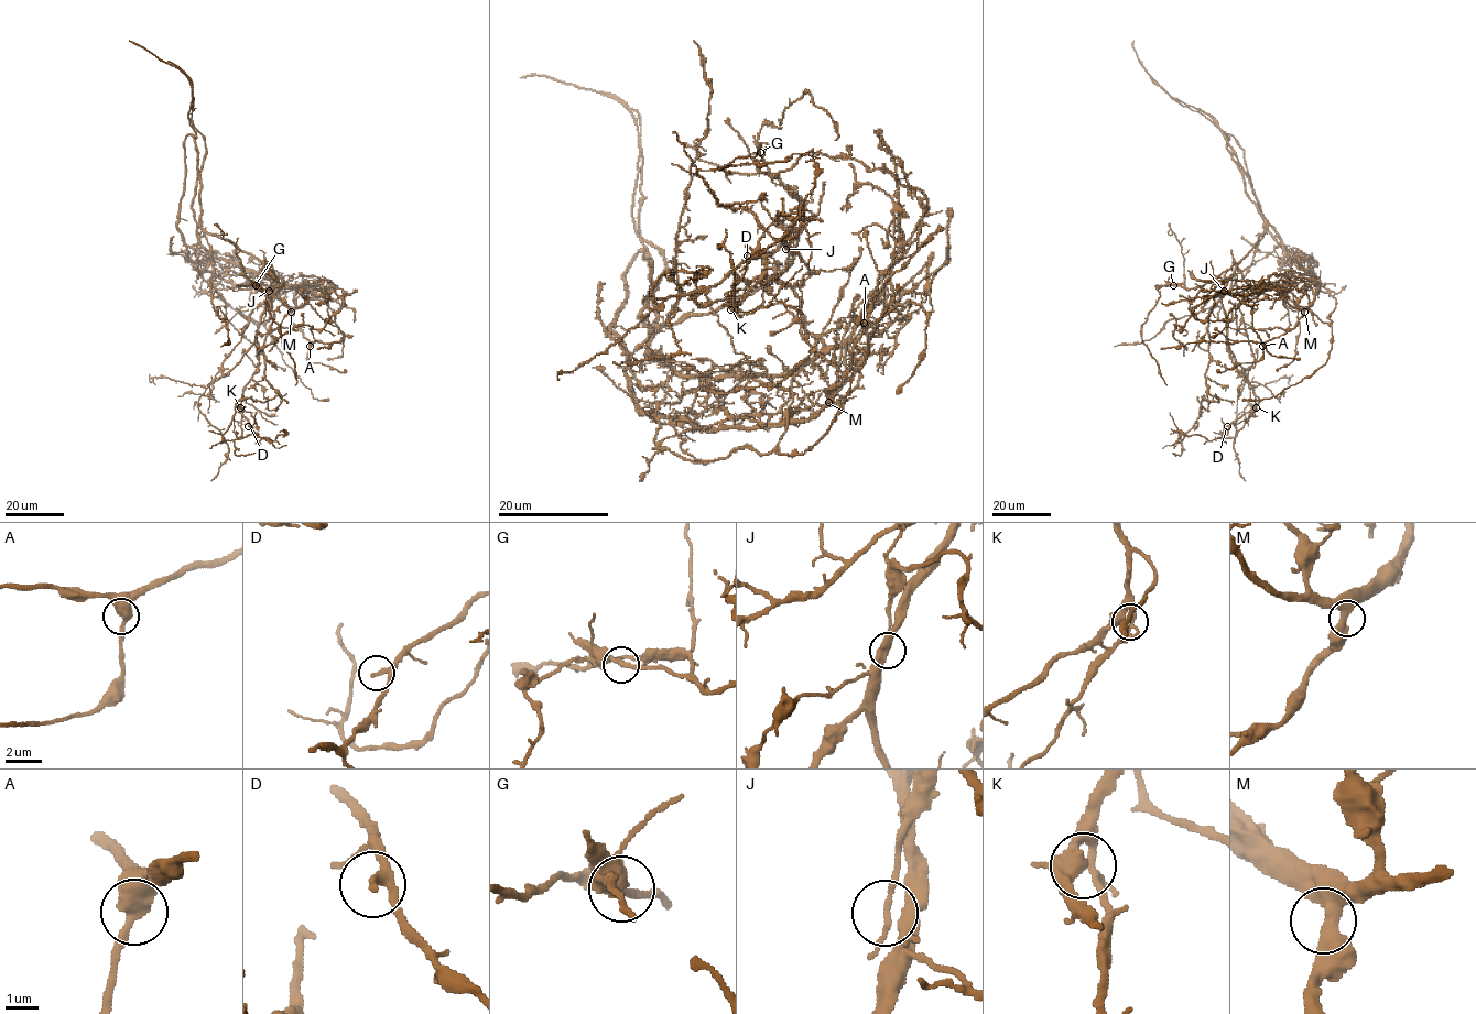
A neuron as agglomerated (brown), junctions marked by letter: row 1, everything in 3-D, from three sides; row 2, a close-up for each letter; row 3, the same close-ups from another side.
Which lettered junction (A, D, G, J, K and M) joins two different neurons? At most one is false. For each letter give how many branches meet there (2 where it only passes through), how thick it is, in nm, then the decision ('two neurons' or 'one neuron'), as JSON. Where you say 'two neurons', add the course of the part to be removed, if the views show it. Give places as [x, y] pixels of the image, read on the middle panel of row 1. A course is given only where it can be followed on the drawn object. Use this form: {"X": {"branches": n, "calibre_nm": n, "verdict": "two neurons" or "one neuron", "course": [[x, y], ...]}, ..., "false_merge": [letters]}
{"A": {"branches": 2, "calibre_nm": 500, "verdict": "one neuron"}, "D": {"branches": 2, "calibre_nm": 200, "verdict": "one neuron"}, "G": {"branches": 2, "calibre_nm": 220, "verdict": "one neuron"}, "J": {"branches": 2, "calibre_nm": 120, "verdict": "two neurons", "course": [[785, 249], [785, 268], [750, 294], [644, 326], [639, 315], [665, 269], [638, 229], [639, 115], [594, 90]]}, "K": {"branches": 3, "calibre_nm": 190, "verdict": "one neuron"}, "M": {"branches": 2, "calibre_nm": 480, "verdict": "one neuron"}, "false_merge": ["J"]}

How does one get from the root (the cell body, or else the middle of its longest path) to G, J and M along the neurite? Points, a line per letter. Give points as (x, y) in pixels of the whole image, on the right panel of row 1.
G: (1245, 255), (1213, 281), (1189, 290), (1173, 285)
J: (1245, 255), (1224, 284), (1224, 291)
M: (1245, 255), (1236, 268), (1246, 283), (1289, 291), (1304, 312)

